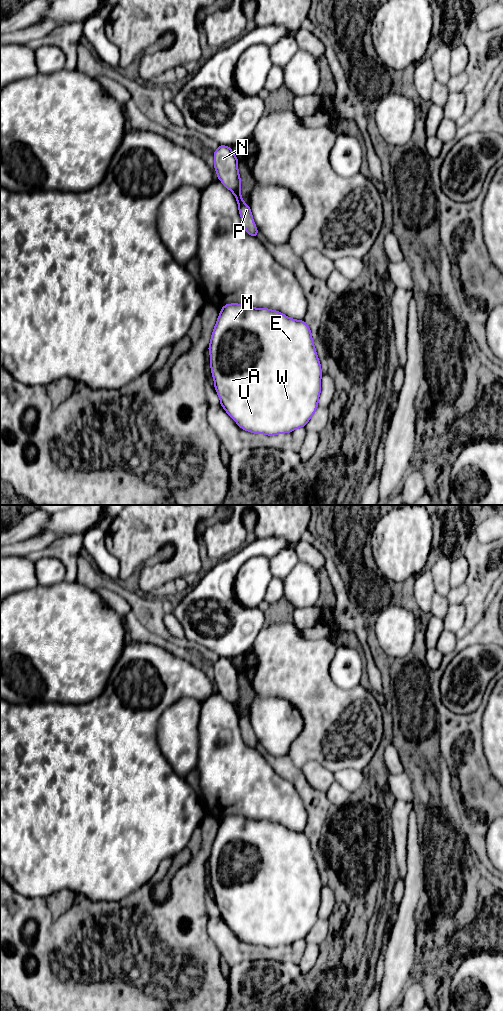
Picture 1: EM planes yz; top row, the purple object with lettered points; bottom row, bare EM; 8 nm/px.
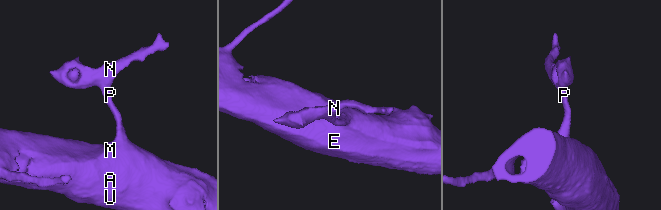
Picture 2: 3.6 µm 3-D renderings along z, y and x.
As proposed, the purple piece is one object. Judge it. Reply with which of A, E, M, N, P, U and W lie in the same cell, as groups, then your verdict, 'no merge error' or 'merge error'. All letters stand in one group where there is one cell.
groups A E M N P U W; no merge error

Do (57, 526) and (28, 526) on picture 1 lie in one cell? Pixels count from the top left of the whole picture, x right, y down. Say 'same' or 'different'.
different

